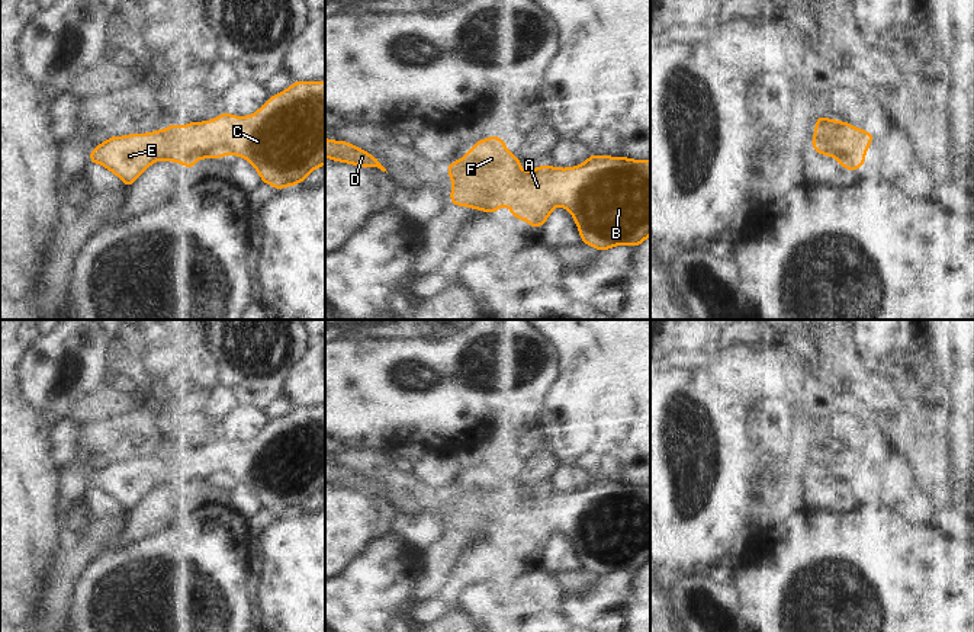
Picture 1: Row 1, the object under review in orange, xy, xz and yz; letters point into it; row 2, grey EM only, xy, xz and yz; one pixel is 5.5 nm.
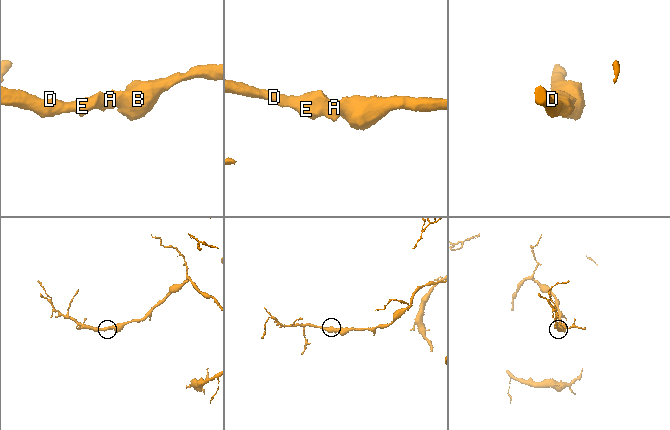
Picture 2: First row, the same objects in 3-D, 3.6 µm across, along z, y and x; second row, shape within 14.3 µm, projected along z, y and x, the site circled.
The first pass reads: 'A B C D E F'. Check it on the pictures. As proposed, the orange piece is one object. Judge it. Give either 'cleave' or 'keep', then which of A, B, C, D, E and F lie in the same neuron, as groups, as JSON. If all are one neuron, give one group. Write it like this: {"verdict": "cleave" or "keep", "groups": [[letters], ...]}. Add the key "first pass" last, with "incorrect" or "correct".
{"verdict": "keep", "groups": [["A", "B", "C", "D", "E", "F"]], "first pass": "correct"}

